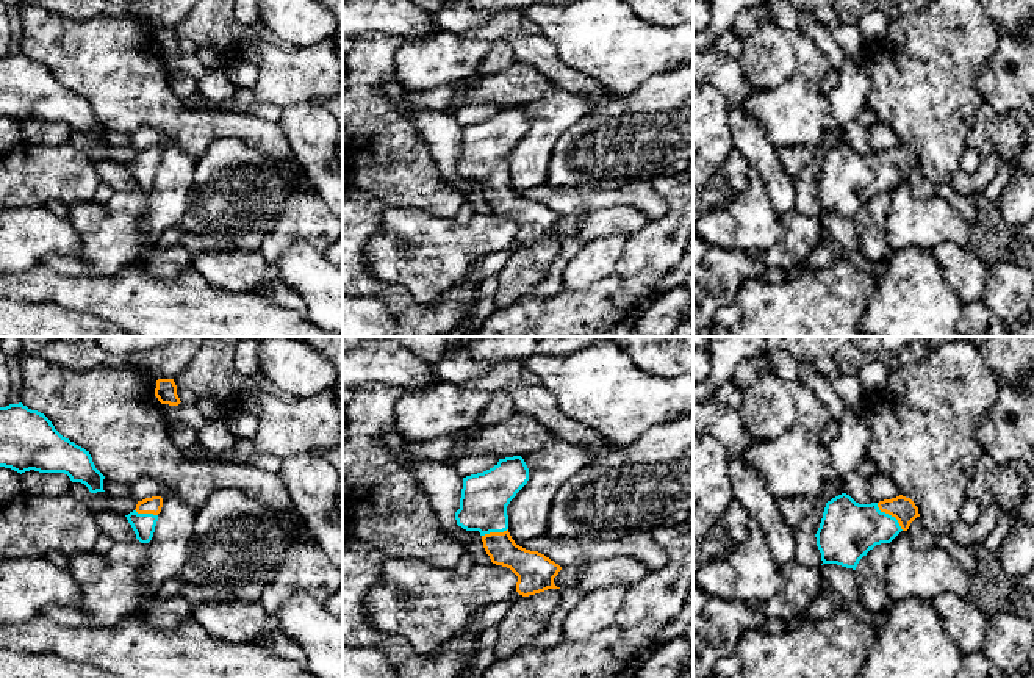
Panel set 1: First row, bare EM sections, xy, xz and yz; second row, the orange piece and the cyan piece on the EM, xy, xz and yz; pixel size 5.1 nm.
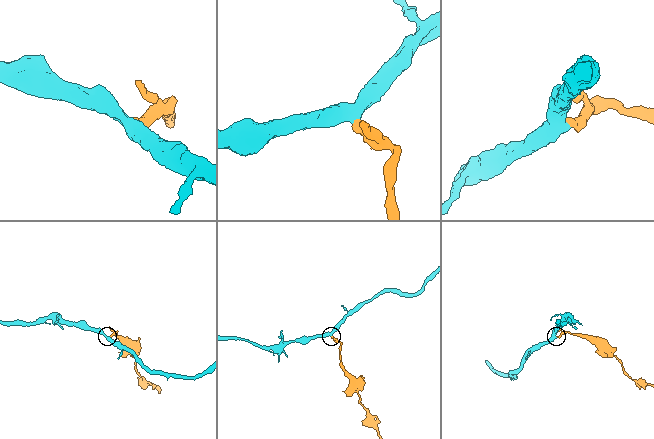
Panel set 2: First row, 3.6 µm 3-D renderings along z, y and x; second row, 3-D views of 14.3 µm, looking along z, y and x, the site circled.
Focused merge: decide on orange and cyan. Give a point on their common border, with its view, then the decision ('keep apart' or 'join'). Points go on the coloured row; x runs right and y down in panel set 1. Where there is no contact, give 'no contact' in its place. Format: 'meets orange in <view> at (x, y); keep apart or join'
meets orange in yz at (890, 514); join

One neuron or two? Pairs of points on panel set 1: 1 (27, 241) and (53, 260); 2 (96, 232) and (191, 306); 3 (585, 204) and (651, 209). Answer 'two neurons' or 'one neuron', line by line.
1: two neurons
2: two neurons
3: one neuron

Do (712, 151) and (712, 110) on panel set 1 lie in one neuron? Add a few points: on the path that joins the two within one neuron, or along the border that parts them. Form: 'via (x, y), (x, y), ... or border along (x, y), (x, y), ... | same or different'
via (712, 141), (712, 119) | same

